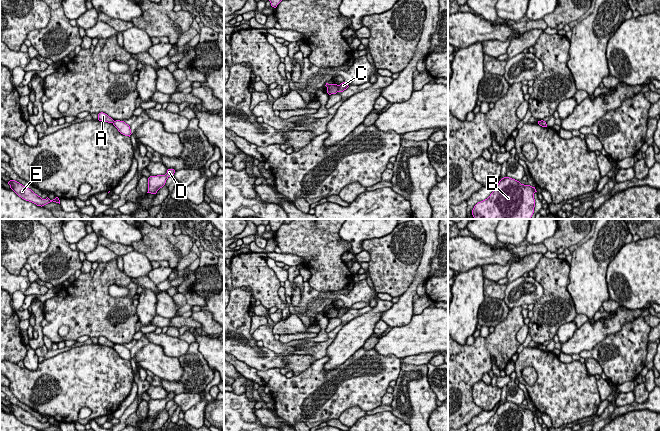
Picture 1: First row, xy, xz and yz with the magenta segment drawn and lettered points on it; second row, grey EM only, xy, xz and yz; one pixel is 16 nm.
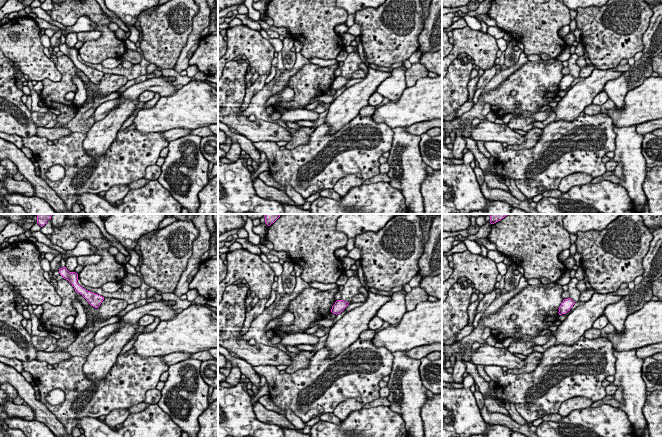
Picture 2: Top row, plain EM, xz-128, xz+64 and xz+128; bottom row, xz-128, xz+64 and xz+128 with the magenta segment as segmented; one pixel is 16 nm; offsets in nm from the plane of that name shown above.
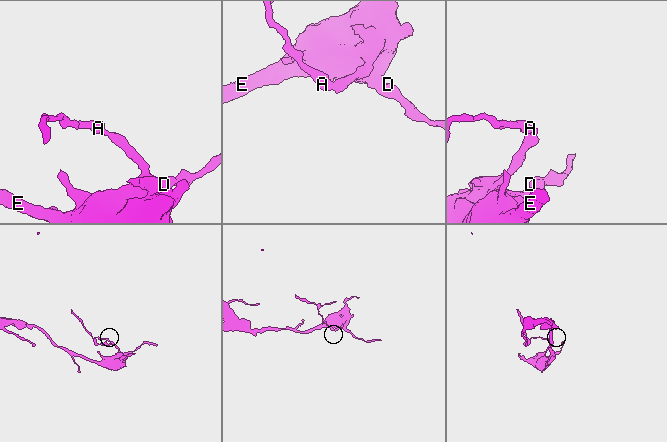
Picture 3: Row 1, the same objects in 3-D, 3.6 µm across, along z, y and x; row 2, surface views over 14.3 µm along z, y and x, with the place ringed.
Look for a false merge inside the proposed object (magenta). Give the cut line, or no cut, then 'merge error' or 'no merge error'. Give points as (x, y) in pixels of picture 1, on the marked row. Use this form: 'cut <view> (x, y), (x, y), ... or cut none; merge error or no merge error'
cut xz (337, 85), (338, 91); merge error

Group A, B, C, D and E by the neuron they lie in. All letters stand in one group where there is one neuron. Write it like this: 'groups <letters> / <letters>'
groups A / B C D E

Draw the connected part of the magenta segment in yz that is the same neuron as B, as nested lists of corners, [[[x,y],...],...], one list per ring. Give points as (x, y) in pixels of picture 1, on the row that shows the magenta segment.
[[[504,177],[487,199],[474,206],[472,215],[474,219],[531,219],[535,192],[535,187]]]

